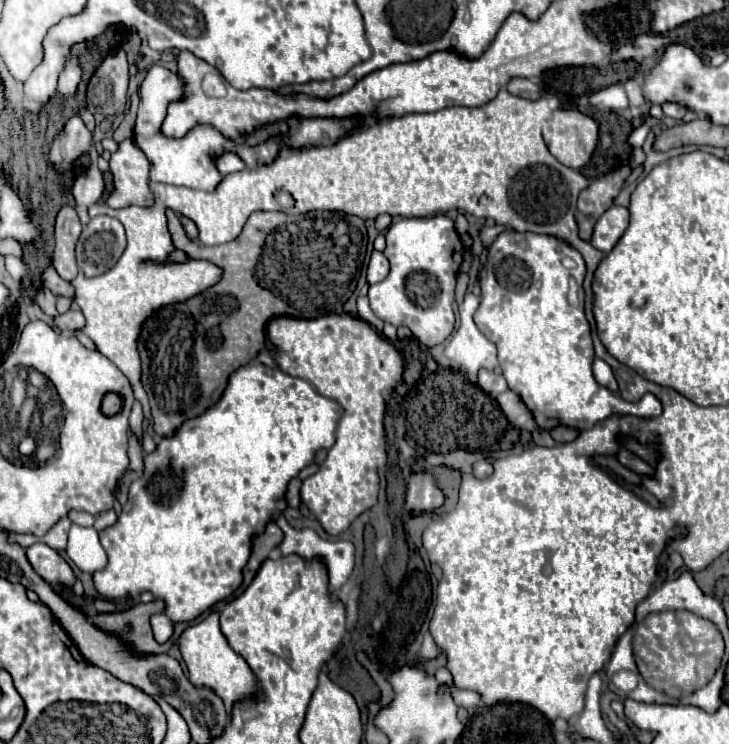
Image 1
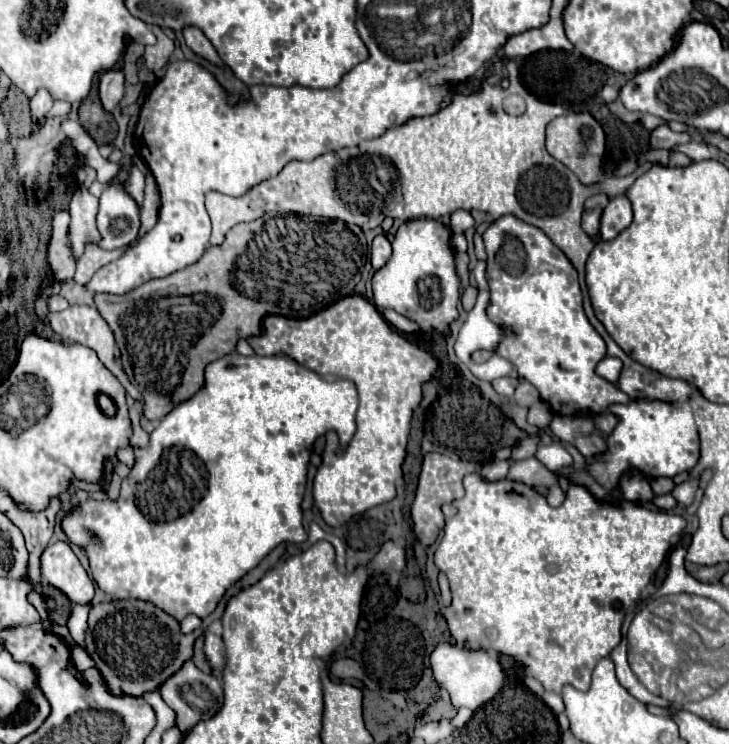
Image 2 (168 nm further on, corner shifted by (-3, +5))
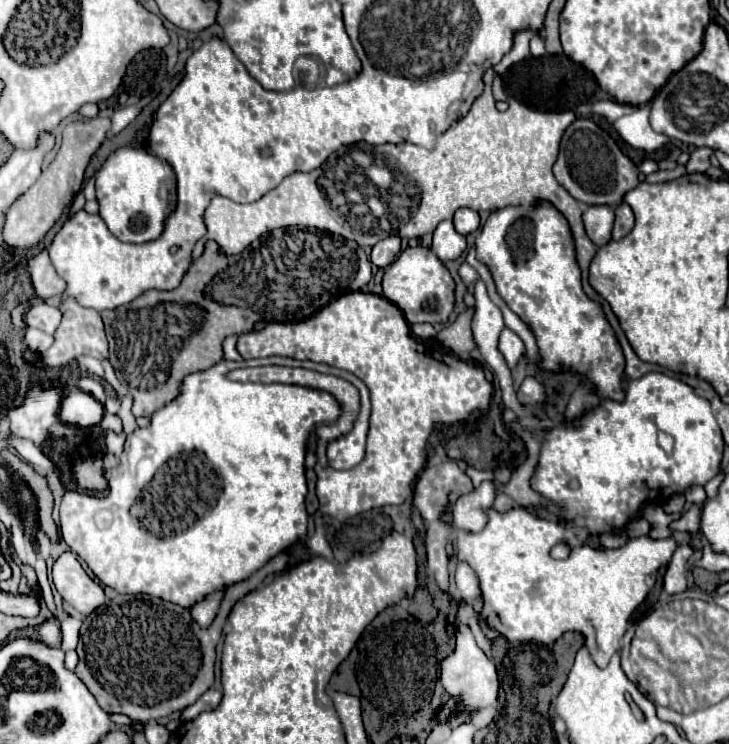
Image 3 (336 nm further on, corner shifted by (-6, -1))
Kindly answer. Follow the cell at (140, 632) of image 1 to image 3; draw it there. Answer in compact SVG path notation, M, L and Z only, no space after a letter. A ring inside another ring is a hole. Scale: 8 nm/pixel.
M279 553L251 579L227 587L219 613L207 629L199 629L189 609L181 609L175 603L149 595L117 595L83 621L75 675L107 713L123 713L135 721L155 721L183 711L213 685L215 647L231 607L269 575L283 572L288 564L289 555Z

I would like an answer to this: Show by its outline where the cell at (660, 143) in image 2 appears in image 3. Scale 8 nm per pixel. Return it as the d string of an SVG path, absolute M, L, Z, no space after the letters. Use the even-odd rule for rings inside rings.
M697 147L689 157L687 173L705 173L711 167L709 155L711 155L711 151L707 147Z

